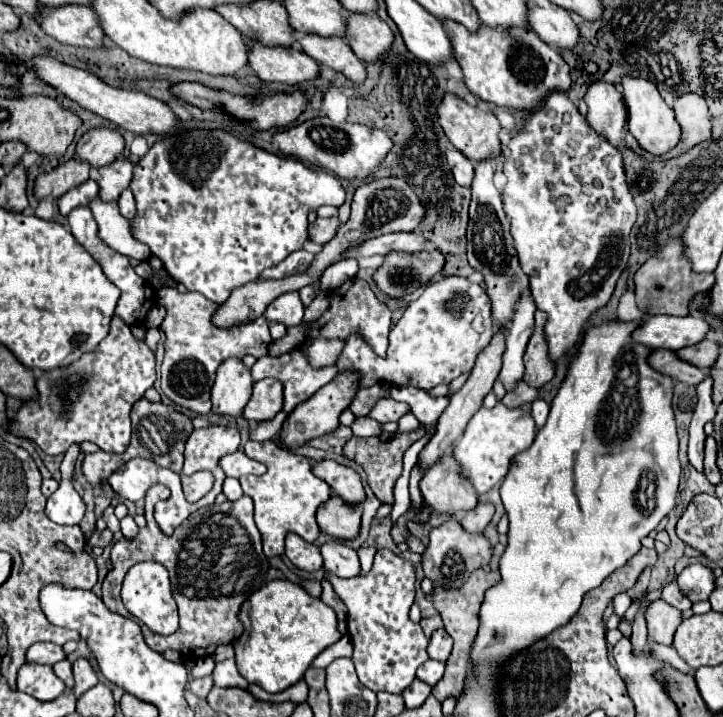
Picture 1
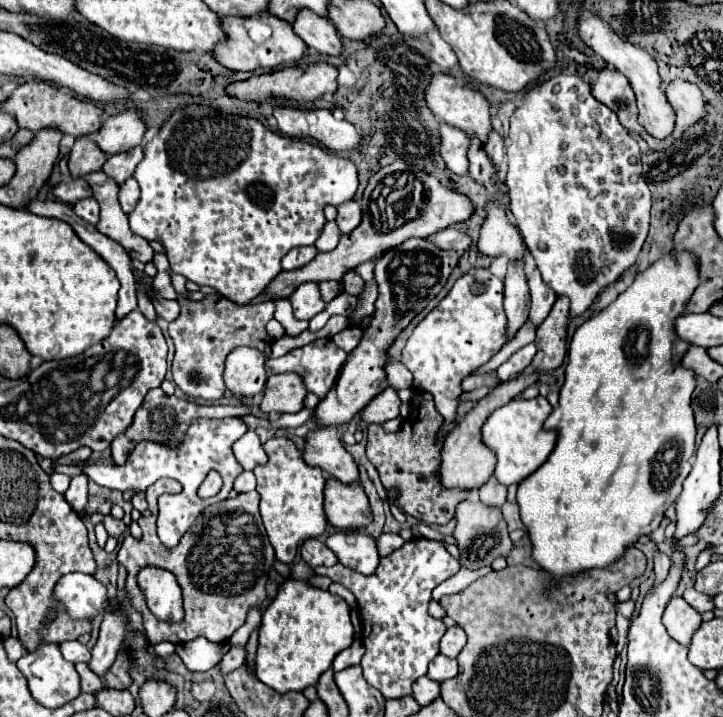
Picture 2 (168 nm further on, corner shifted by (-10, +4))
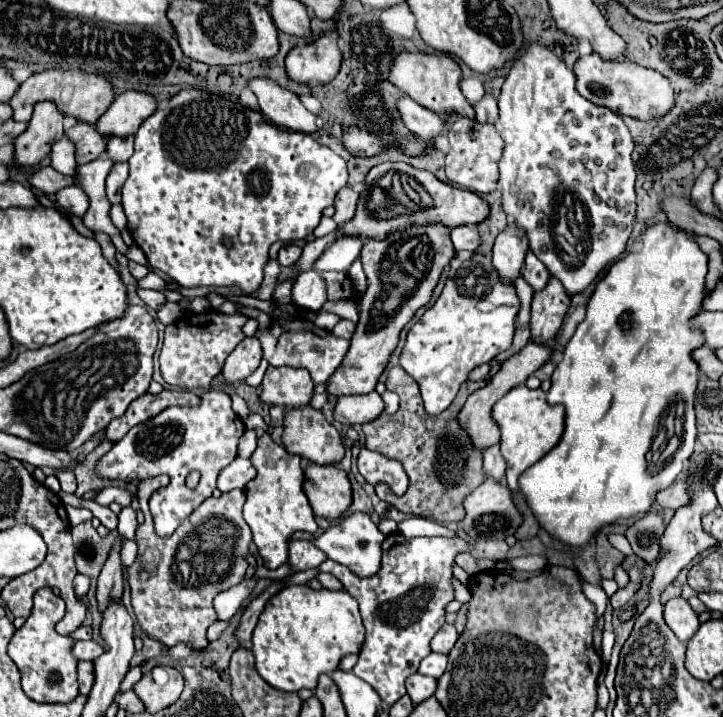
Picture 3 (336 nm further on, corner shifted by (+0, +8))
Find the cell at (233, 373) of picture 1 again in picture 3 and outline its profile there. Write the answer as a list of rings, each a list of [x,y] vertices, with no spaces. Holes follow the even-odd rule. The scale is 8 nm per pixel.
[[[244,337],[226,359],[226,365],[222,369],[224,379],[228,383],[244,381],[250,373],[258,369],[260,361],[262,361],[260,341],[256,337]]]

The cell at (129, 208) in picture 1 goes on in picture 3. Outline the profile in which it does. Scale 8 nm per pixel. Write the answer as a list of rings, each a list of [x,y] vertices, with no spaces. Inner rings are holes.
[[[114,163],[106,179],[106,193],[110,203],[120,203],[120,189],[128,177],[128,163]]]

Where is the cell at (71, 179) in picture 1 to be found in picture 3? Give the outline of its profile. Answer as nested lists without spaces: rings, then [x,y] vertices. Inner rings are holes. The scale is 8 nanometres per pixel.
[[[78,121],[72,129],[66,131],[66,137],[70,137],[76,143],[76,161],[78,165],[86,165],[102,155],[106,151],[106,137],[96,131],[94,125]]]

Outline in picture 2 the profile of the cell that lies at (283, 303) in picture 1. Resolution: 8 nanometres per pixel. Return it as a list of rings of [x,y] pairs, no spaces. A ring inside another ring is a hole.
[[[304,283],[300,285],[292,295],[290,295],[290,303],[294,309],[294,317],[296,319],[312,319],[314,315],[318,315],[326,303],[320,299],[320,291],[316,283]]]

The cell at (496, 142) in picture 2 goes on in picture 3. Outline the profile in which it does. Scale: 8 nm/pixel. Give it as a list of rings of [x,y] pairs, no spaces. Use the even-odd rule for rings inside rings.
[[[486,93],[472,107],[476,113],[476,121],[480,121],[480,123],[496,123],[498,121],[498,101],[490,93]]]

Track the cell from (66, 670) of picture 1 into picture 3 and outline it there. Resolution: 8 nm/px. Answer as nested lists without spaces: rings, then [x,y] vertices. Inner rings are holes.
[[[80,661],[78,663],[78,683],[80,683],[80,693],[88,695],[94,683],[94,667],[92,661]]]

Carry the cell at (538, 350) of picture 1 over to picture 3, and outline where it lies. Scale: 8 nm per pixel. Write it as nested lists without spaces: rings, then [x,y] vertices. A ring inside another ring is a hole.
[[[550,277],[548,285],[534,293],[530,329],[532,329],[532,339],[536,343],[546,343],[556,337],[564,321],[564,315],[568,311],[568,305],[570,297],[564,291],[564,285],[556,277]]]

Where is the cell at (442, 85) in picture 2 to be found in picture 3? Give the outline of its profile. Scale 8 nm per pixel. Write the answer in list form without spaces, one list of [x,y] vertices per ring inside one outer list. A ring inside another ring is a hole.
[[[402,51],[392,59],[392,67],[388,71],[388,79],[406,95],[410,95],[416,103],[420,103],[426,109],[432,109],[434,113],[458,113],[464,117],[474,117],[472,105],[468,105],[466,97],[462,95],[458,83],[462,79],[462,71],[458,63],[448,55],[436,55],[436,53],[416,53],[416,51]]]

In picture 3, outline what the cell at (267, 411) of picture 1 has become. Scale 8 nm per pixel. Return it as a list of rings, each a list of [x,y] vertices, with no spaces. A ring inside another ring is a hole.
[[[268,367],[260,401],[268,405],[306,407],[314,395],[314,383],[310,371],[294,367]]]

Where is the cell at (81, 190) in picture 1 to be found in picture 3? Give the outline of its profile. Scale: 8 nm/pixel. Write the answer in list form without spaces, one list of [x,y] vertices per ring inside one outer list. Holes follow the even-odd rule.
[[[40,167],[38,171],[34,171],[30,177],[28,177],[28,183],[44,193],[56,193],[72,183],[76,183],[74,177],[66,177],[58,171],[54,171],[52,167]]]

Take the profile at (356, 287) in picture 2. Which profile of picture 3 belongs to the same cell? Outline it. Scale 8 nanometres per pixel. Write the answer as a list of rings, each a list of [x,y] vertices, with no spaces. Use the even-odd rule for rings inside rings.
[[[342,235],[332,245],[328,245],[328,249],[324,249],[324,253],[314,263],[314,269],[316,271],[344,271],[354,263],[354,259],[358,259],[362,245],[364,245],[362,237]]]

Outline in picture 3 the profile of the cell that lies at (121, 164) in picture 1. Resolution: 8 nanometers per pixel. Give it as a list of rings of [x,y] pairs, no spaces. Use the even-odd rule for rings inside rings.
[[[110,137],[106,153],[114,163],[126,161],[134,153],[134,137]]]

